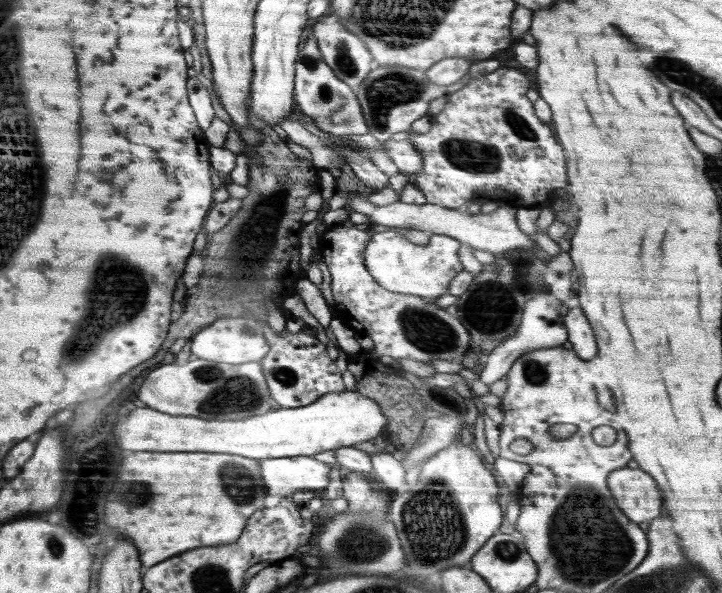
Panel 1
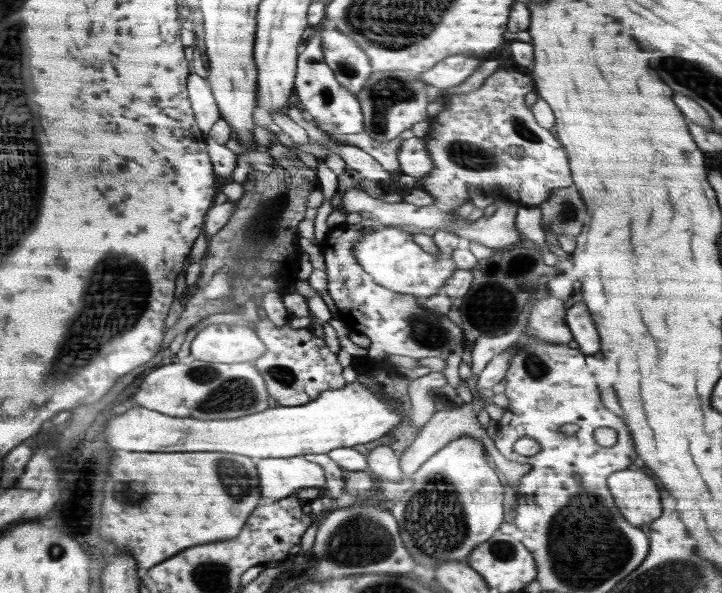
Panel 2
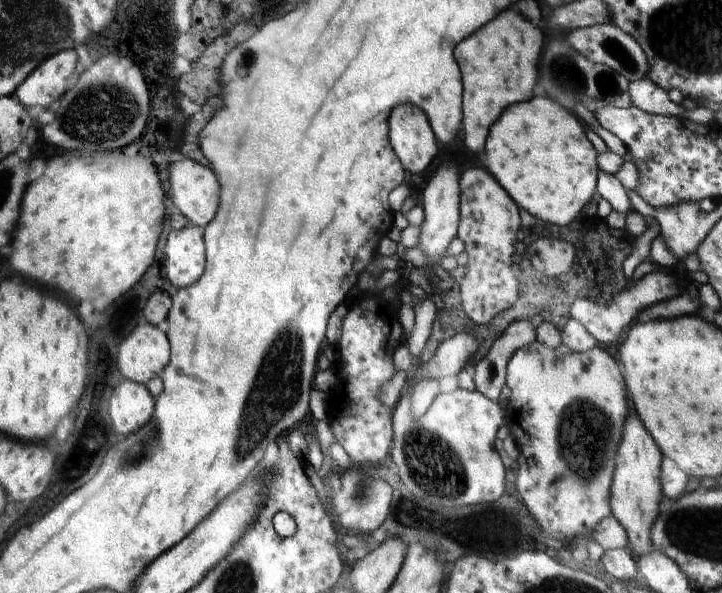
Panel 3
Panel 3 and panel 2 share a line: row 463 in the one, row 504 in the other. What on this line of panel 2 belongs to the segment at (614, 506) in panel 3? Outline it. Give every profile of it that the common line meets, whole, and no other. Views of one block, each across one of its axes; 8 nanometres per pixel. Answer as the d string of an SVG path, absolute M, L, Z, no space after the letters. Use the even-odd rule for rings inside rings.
M626 468L607 477L620 514L632 526L646 528L662 516L660 490L648 473Z

